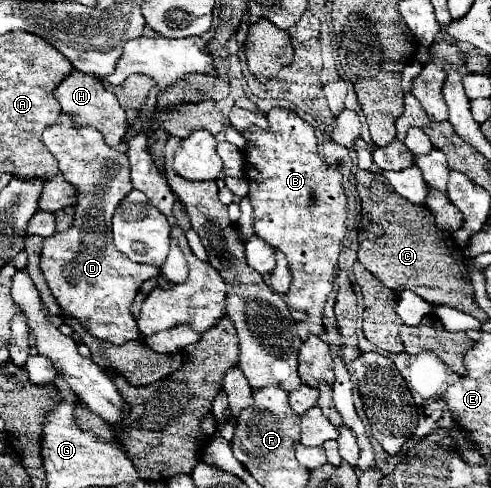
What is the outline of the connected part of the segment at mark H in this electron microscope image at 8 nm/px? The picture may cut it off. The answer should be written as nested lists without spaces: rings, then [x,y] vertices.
[[[73,70],[71,76],[67,76],[67,80],[63,80],[53,90],[53,96],[57,98],[57,102],[61,104],[63,114],[67,114],[69,120],[73,120],[77,126],[97,128],[103,134],[103,138],[109,146],[119,148],[129,124],[125,120],[125,110],[119,106],[119,100],[115,98],[115,94],[111,94],[103,88],[99,78],[95,78],[91,74],[79,74],[77,70]]]

